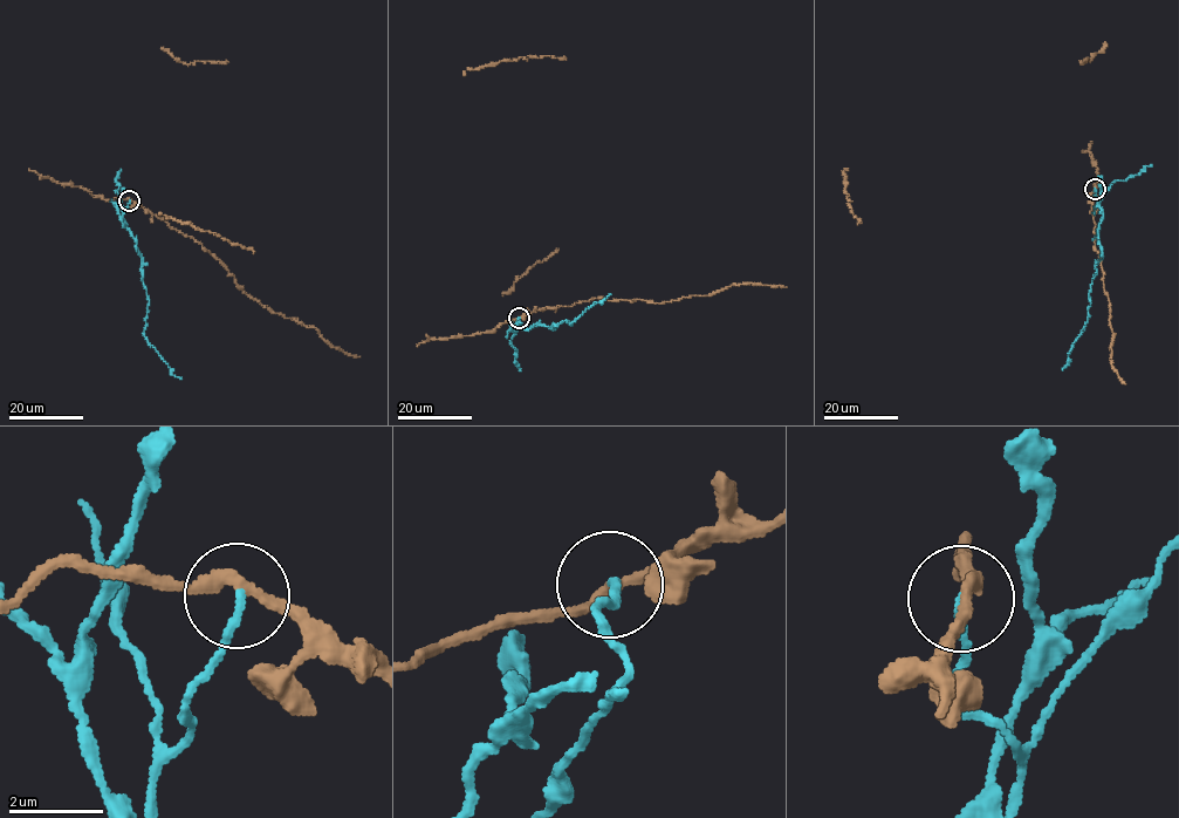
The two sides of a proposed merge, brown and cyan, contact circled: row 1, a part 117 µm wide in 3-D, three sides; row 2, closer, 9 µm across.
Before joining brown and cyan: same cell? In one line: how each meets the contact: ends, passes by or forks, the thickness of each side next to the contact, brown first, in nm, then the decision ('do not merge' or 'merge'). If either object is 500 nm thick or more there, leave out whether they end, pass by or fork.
brown passes by; cyan ends; calibres 240 and 170 nm; do not merge

